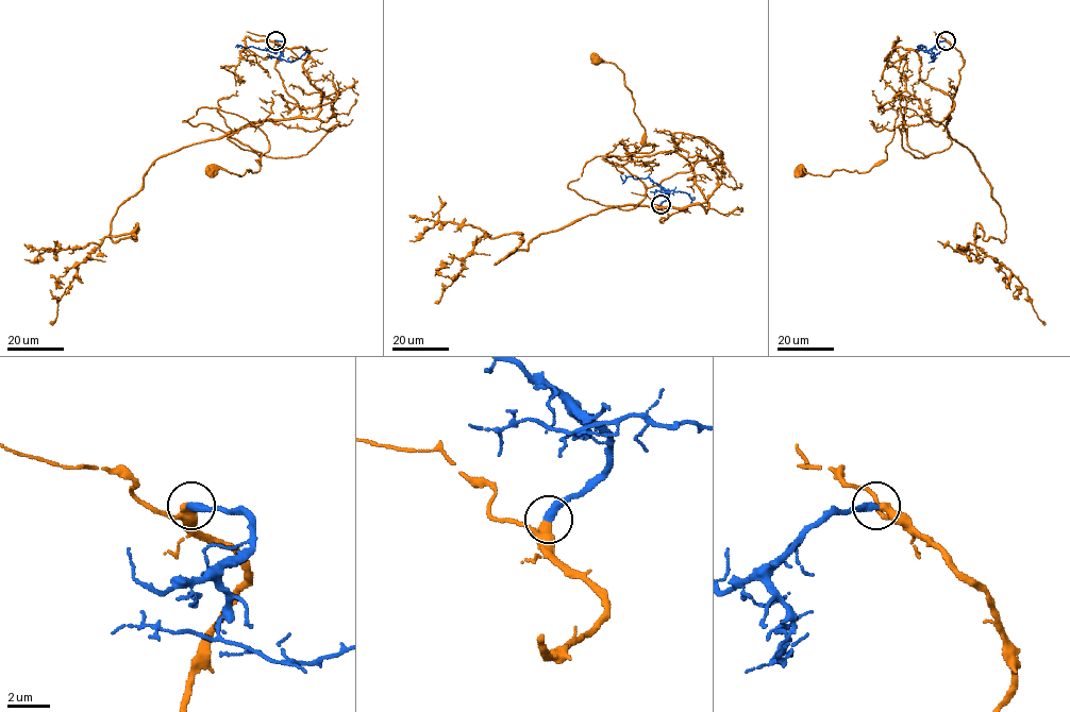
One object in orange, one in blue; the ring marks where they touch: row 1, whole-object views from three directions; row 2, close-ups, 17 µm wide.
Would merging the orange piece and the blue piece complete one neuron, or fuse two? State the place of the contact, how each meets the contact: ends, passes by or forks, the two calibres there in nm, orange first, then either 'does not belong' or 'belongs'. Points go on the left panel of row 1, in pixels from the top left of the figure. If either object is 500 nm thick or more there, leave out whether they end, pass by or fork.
at (276, 40); orange passes by; blue ends there; 320 nm thick on the orange side, 400 nm on the other; belongs

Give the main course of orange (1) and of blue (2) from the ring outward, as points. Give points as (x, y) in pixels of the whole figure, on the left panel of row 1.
1: (276, 40), (300, 114), (227, 135), (258, 155), (217, 109), (269, 150), (258, 171), (211, 171)
2: (276, 40), (283, 45), (271, 51), (235, 47)

